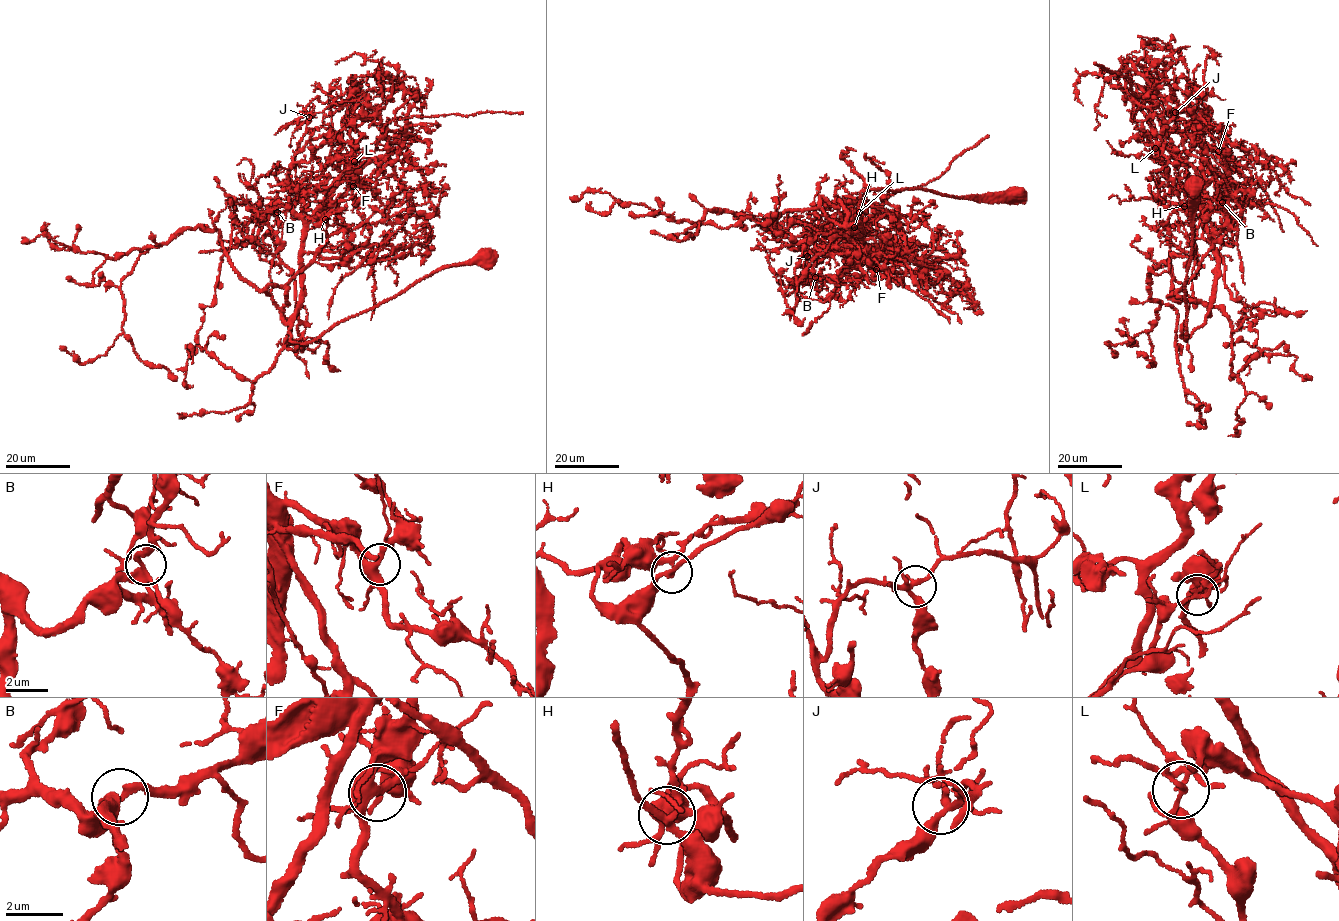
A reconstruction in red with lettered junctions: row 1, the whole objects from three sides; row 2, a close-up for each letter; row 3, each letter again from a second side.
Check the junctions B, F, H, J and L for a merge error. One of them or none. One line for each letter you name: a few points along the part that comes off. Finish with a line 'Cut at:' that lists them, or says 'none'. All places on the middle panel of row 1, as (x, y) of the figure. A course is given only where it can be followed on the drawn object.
L: Course of the part to remove: (859, 212), (862, 230), (893, 236), (894, 247), (870, 250), (868, 260), (831, 277), (830, 306), (802, 336)
Cut at: L

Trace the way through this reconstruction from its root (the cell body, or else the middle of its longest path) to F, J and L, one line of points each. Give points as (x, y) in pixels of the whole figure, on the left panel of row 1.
F: (488, 259), (487, 264), (441, 268), (311, 341), (291, 340), (307, 223), (324, 197), (356, 173), (353, 186)
J: (488, 259), (441, 268), (311, 341), (291, 340), (304, 225), (289, 201), (289, 169), (309, 117)
L: (488, 259), (441, 268), (311, 341), (291, 340), (304, 225), (286, 183), (304, 192), (324, 189), (355, 161)

